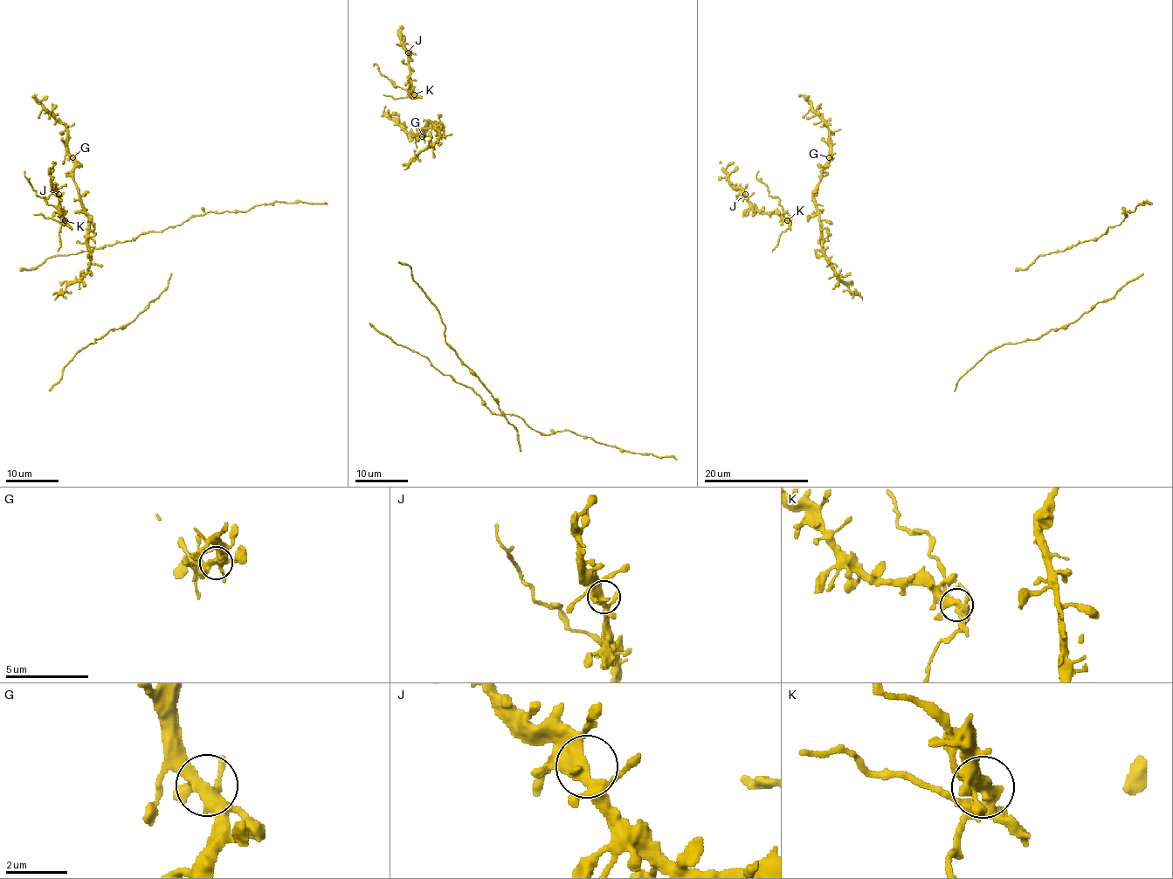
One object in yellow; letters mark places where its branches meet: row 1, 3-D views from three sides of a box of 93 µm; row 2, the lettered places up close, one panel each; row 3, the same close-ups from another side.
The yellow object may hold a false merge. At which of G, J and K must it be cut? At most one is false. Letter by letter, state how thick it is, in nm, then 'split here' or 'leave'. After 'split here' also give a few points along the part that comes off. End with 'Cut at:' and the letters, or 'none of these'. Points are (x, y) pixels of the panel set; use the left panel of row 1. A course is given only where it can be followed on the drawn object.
G: 360 nm | leave
J: 360 nm | leave
K: 340 nm | split here | (65, 220), (59, 212), (36, 194), (24, 170)
Cut at: K

